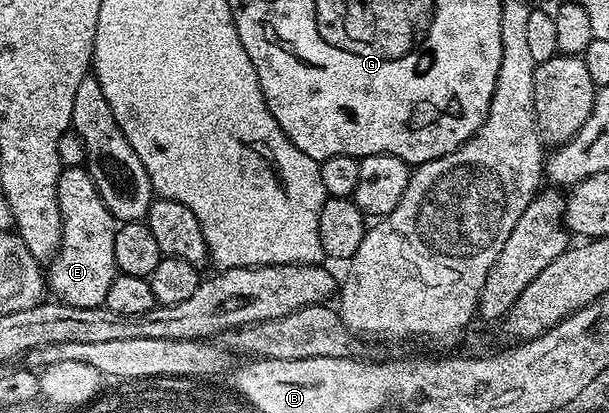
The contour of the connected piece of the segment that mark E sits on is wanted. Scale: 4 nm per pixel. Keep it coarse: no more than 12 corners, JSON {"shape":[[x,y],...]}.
{"shape":[[87,167],[56,183],[61,242],[51,295],[103,305],[118,221]]}

